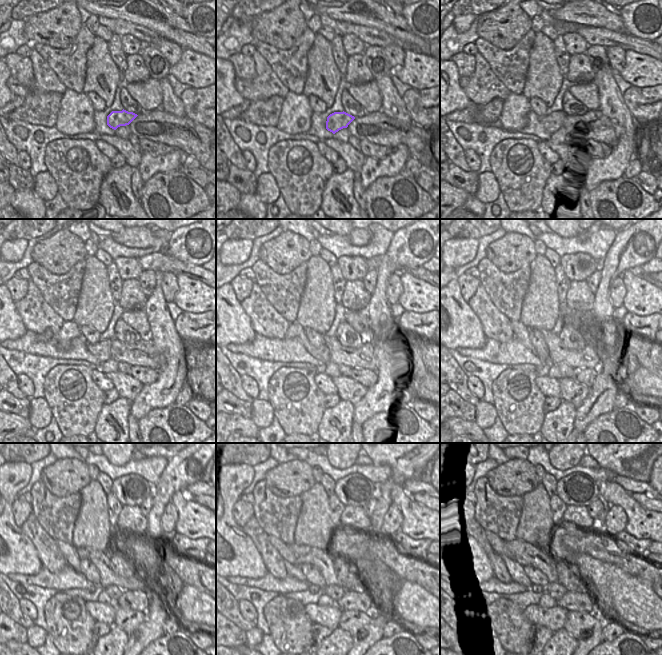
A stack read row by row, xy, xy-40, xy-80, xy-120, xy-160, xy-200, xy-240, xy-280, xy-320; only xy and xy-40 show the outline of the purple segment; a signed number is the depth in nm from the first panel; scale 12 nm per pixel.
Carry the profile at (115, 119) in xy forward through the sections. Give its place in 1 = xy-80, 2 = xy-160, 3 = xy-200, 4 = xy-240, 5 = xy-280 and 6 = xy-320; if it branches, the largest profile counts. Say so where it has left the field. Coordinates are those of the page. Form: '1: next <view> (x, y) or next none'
1: next xy-80 (552, 123)
2: next xy-160 (322, 353)
3: next xy-200 (520, 332)
4: next xy-240 (69, 552)
5: next xy-280 (284, 550)
6: next xy-320 (498, 545)

